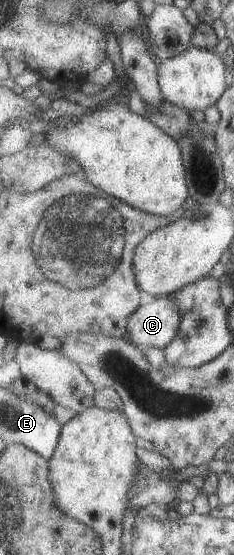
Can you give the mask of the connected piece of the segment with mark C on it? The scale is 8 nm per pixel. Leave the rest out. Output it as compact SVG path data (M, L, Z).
M155 296L131 315L127 338L137 346L165 349L178 335L182 319L183 313L175 298Z

